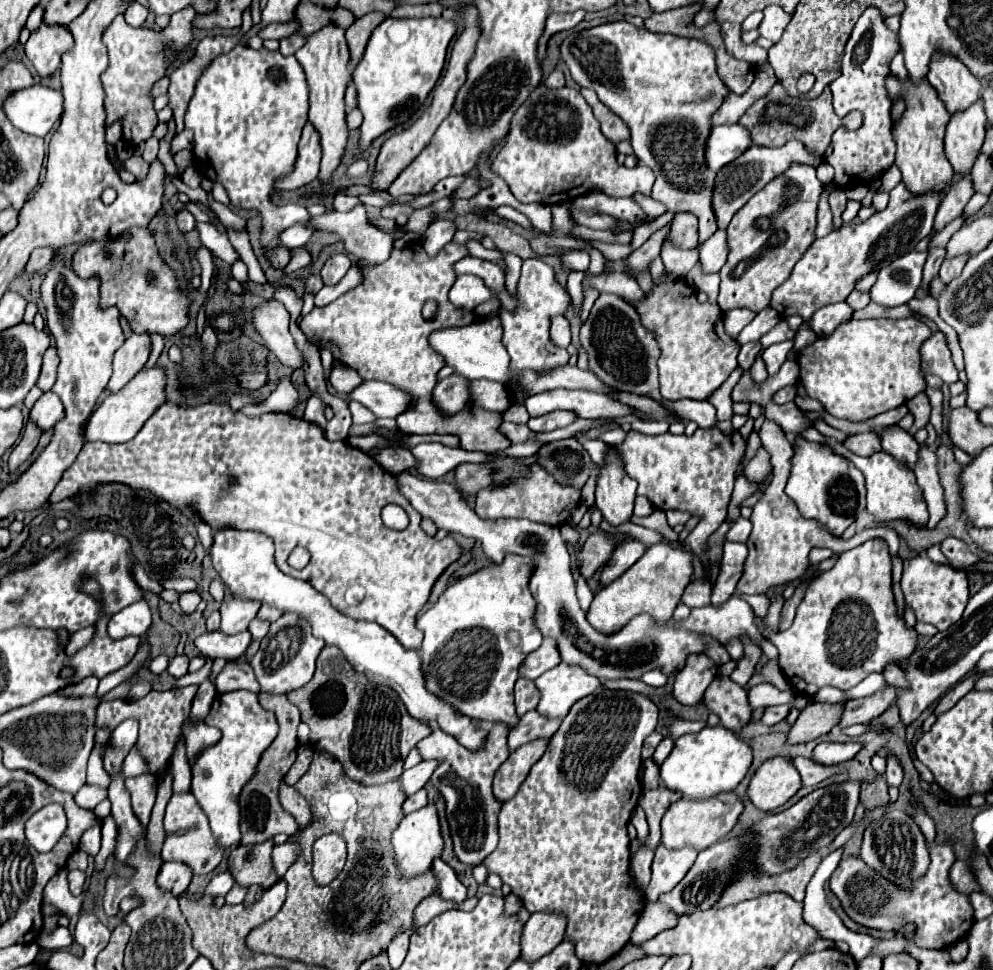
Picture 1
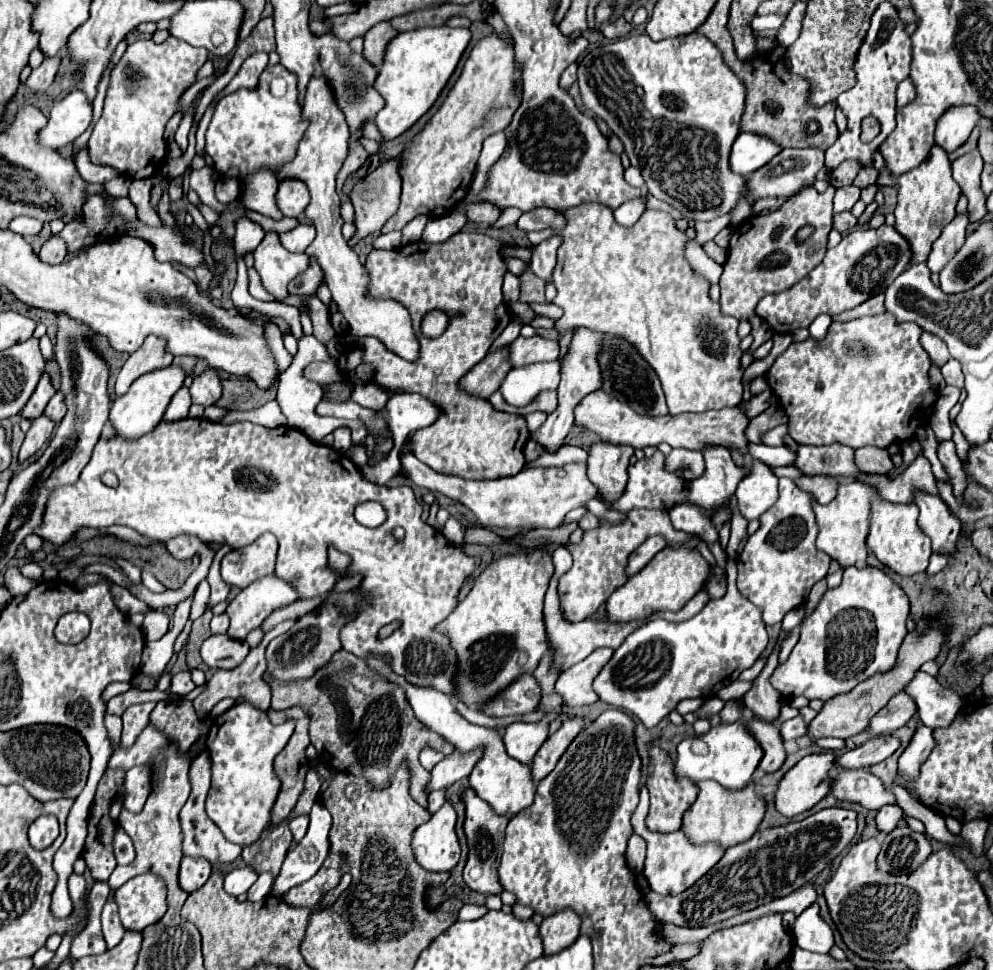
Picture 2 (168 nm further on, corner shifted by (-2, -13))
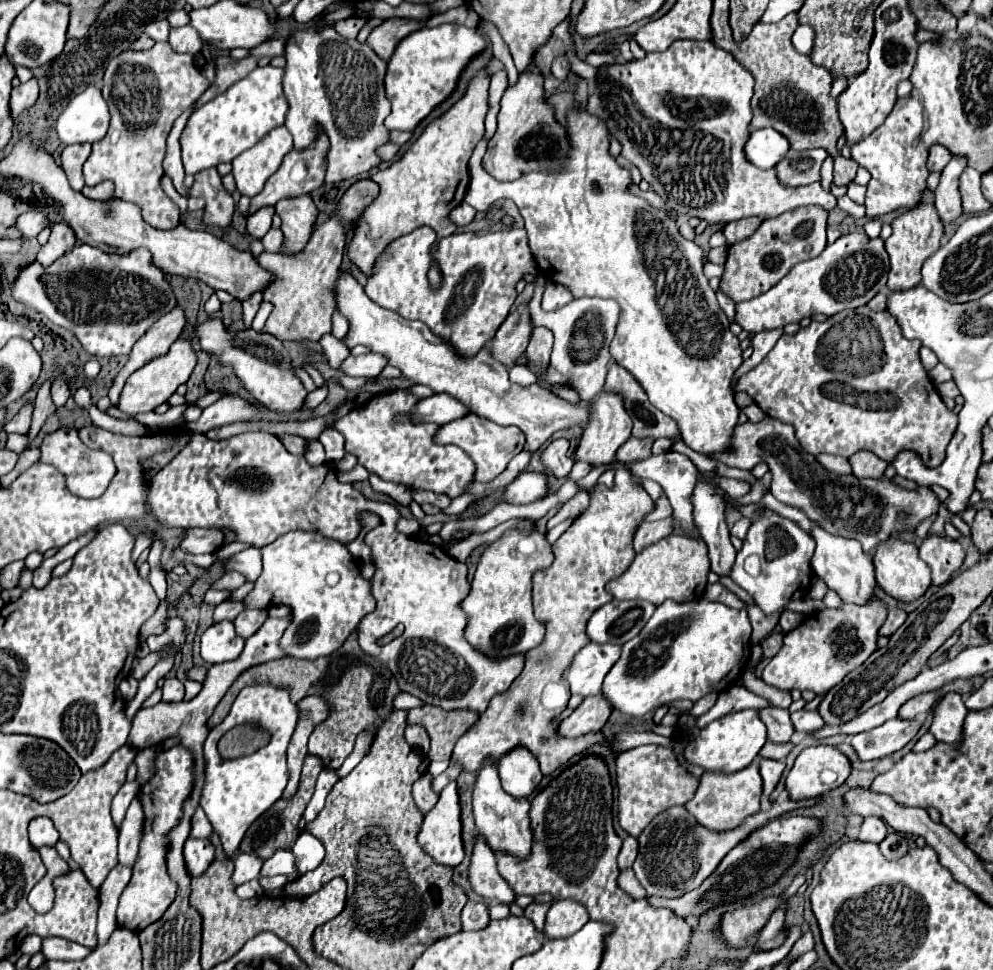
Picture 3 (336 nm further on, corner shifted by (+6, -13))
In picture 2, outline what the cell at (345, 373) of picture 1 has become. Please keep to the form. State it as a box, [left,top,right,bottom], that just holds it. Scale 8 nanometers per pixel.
[350,382,390,410]

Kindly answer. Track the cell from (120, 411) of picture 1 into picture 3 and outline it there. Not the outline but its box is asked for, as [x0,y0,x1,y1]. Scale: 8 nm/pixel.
[116,336,196,416]

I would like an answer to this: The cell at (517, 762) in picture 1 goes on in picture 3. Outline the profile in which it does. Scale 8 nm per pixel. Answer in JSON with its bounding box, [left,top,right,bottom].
[558,694,612,738]

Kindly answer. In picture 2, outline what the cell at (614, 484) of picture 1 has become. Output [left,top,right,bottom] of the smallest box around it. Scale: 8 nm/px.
[588,440,634,502]

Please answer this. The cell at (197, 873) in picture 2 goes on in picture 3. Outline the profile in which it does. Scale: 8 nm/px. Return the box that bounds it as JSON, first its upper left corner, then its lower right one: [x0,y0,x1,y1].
[184,840,214,878]

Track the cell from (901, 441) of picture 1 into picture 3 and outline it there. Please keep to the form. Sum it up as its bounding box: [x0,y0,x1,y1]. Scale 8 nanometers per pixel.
[920,534,964,584]

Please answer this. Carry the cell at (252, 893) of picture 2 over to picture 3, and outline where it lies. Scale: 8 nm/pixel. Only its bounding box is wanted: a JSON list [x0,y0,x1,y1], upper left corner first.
[260,850,294,876]

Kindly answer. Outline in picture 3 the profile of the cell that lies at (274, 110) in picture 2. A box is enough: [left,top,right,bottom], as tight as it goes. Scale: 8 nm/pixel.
[180,68,288,174]

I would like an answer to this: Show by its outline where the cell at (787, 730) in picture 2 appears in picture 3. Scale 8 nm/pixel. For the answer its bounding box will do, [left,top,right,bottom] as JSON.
[792,710,824,732]

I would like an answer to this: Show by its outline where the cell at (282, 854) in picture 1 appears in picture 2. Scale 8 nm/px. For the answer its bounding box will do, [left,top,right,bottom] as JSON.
[272,802,330,894]

